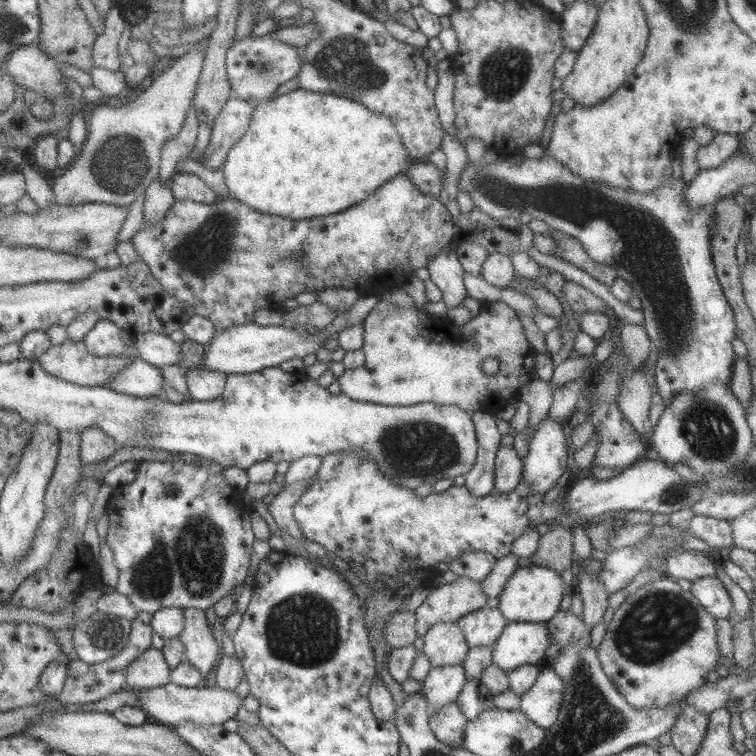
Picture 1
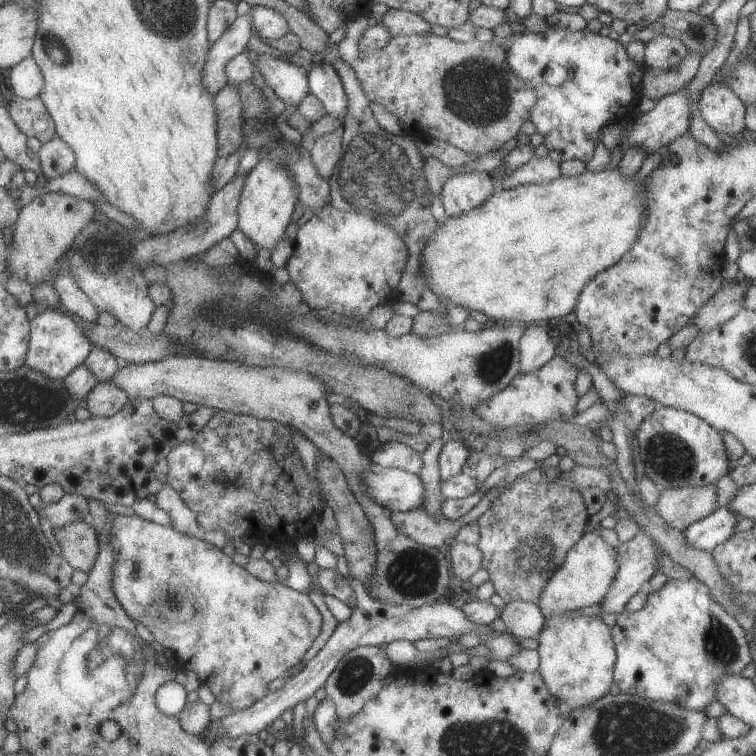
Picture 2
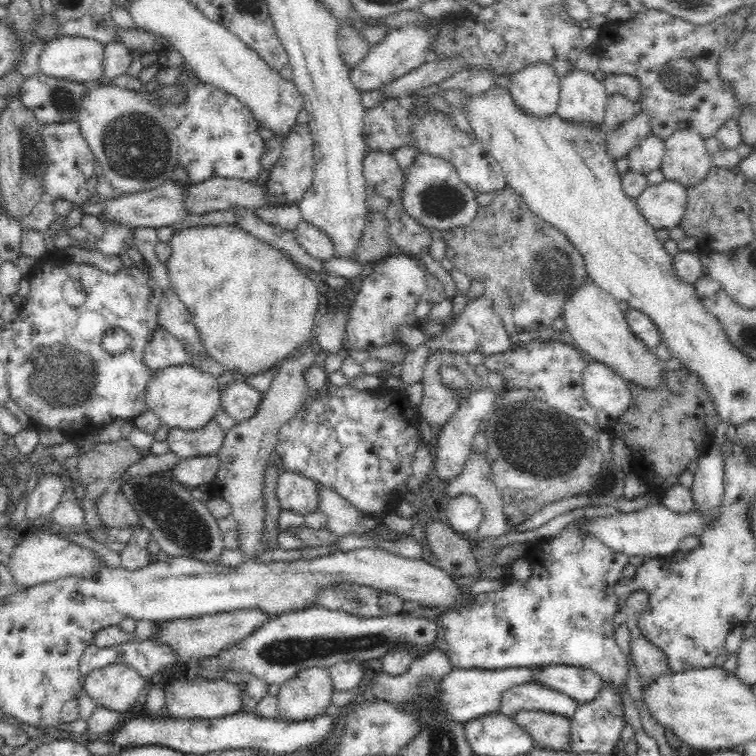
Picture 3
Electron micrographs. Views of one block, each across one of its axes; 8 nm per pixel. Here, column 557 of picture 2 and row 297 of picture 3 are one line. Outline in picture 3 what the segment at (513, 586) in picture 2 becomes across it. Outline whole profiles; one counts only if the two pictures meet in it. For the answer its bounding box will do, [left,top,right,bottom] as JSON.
[442,187,588,336]

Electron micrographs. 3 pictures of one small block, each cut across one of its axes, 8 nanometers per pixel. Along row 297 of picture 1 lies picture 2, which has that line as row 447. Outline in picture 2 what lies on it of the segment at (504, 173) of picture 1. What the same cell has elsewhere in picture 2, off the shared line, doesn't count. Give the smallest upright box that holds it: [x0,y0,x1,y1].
[635,406,731,490]

